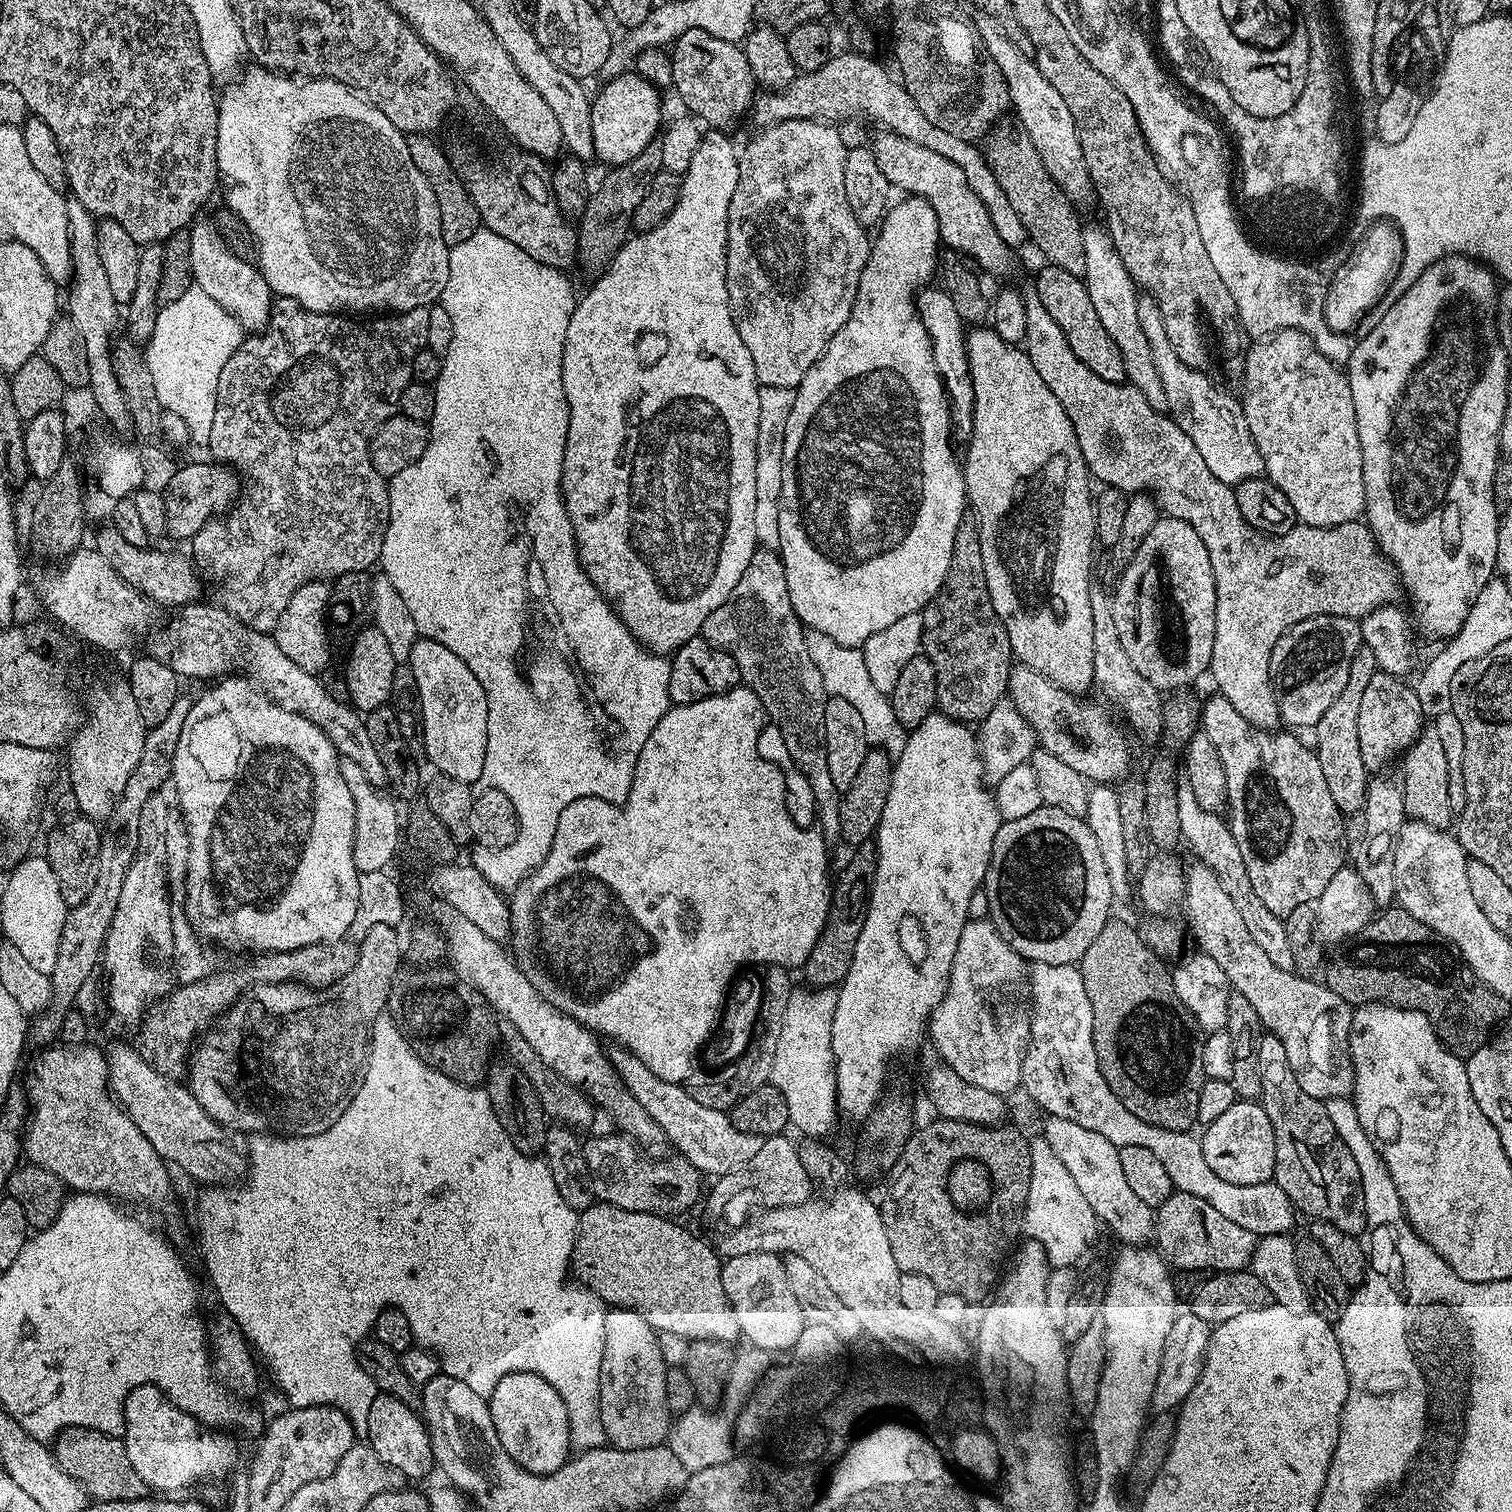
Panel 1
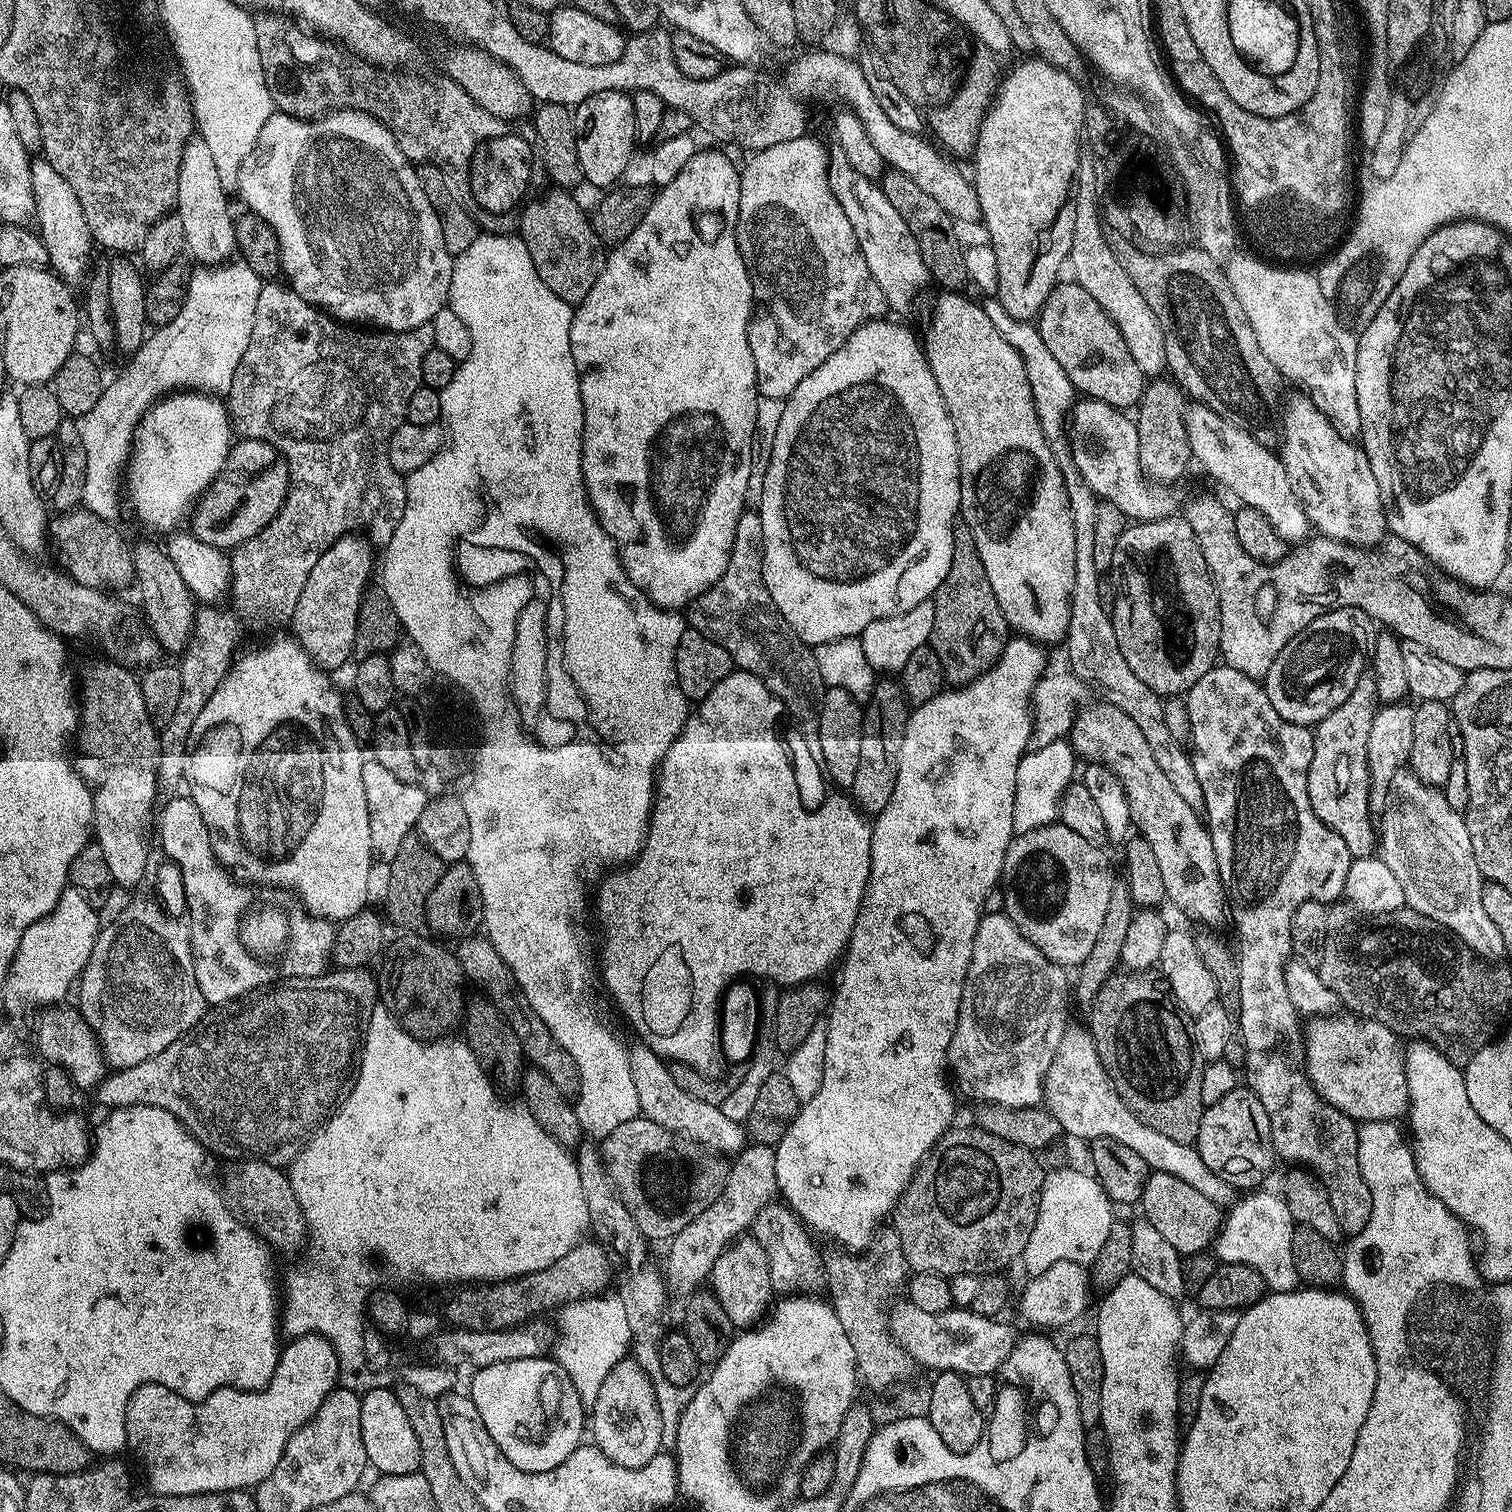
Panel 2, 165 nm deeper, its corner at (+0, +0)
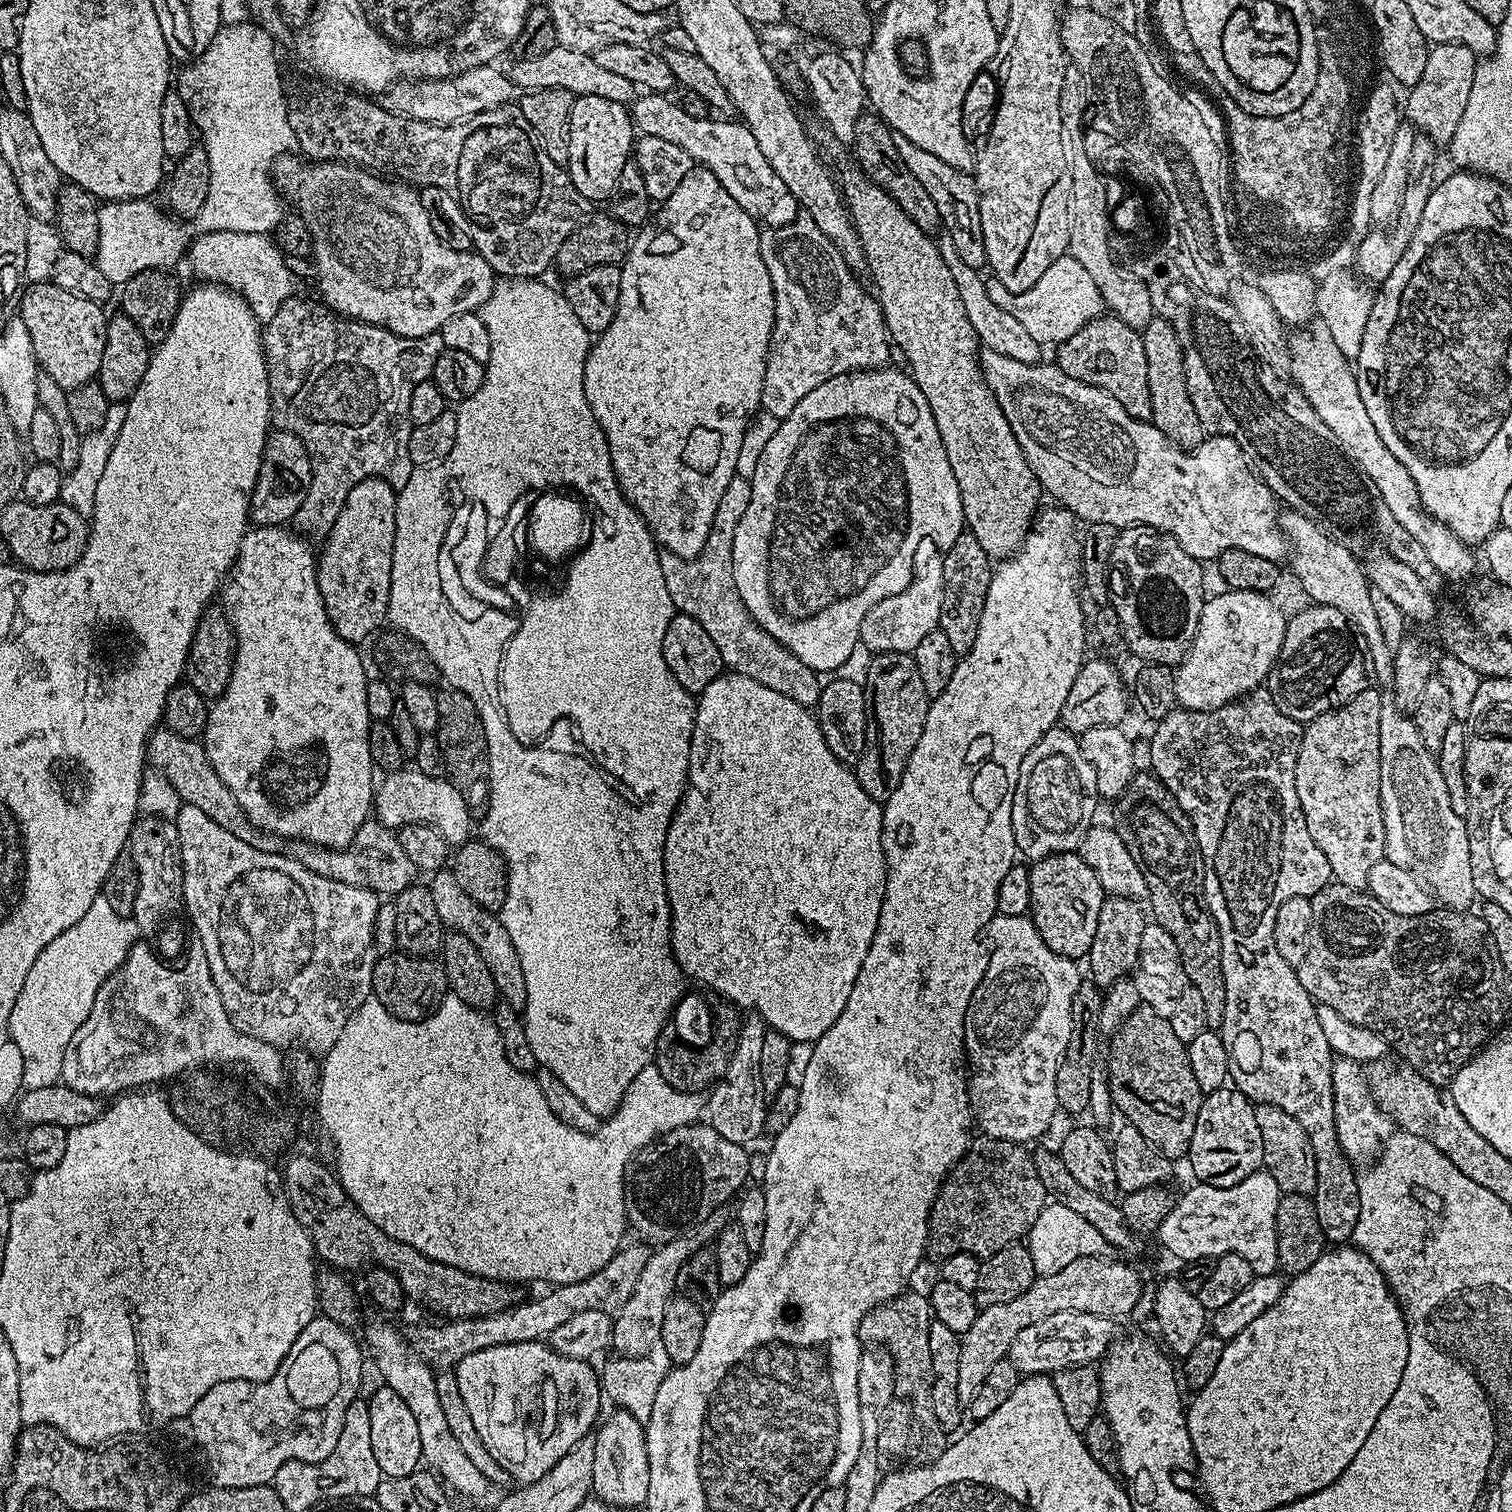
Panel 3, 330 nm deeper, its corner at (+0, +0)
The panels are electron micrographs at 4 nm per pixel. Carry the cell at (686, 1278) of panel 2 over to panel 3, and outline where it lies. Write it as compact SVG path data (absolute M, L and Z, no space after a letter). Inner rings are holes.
M727 1207L717 1208L695 1230L685 1232L684 1235L649 1251L646 1267L642 1269L642 1274L634 1286L634 1294L630 1294L630 1302L626 1302L626 1306L622 1306L619 1312L615 1313L612 1322L611 1351L613 1353L621 1357L647 1357L651 1353L648 1351L659 1345L662 1317L666 1315L666 1306L680 1284L682 1262L686 1262L686 1258L690 1258L690 1254L694 1254L699 1248L711 1245L716 1235L729 1227L730 1212L728 1211Z

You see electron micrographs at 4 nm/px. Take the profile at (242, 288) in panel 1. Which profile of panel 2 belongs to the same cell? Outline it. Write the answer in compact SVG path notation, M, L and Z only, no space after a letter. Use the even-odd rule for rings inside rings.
M198 134L189 136L184 143L182 160L178 170L178 194L174 210L182 218L184 243L187 251L192 251L191 259L204 266L217 263L216 248L235 249L236 226L233 213L228 213L228 198L224 194L226 186L218 178L218 166L210 155L210 146Z

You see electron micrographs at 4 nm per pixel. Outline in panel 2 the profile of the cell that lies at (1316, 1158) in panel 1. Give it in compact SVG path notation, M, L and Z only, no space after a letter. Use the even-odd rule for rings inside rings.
M1217 666L1211 668L1194 686L1186 693L1186 703L1188 706L1188 717L1190 718L1190 730L1188 736L1192 740L1190 744L1190 757L1196 781L1200 787L1200 799L1202 801L1202 812L1206 817L1206 827L1212 845L1214 846L1214 858L1218 862L1218 874L1224 884L1224 898L1227 911L1232 911L1232 928L1236 931L1236 944L1234 940L1234 951L1236 954L1236 965L1238 966L1238 994L1240 995L1240 1010L1238 1013L1238 1036L1239 1043L1244 1049L1244 1062L1242 1065L1242 1080L1252 1093L1262 1102L1262 1110L1266 1110L1266 1118L1270 1118L1270 1130L1272 1131L1272 1151L1277 1157L1284 1160L1292 1160L1297 1165L1303 1166L1313 1172L1316 1177L1326 1186L1326 1194L1330 1198L1330 1206L1334 1206L1334 1214L1338 1217L1338 1226L1345 1237L1357 1236L1362 1230L1366 1230L1366 1222L1370 1222L1372 1213L1372 1191L1370 1186L1366 1186L1366 1178L1362 1178L1360 1169L1360 1133L1357 1121L1350 1119L1346 1114L1339 1112L1330 1102L1322 1099L1316 1092L1312 1081L1308 1079L1308 1066L1305 1059L1306 1036L1300 1032L1302 1017L1297 1012L1294 1002L1290 1002L1290 993L1286 990L1286 966L1292 956L1290 946L1290 918L1294 918L1294 910L1302 906L1302 902L1307 900L1322 900L1325 902L1336 902L1344 896L1346 886L1346 874L1350 874L1350 866L1353 857L1346 850L1346 842L1338 838L1326 827L1314 814L1310 806L1308 797L1308 771L1310 770L1310 758L1314 758L1314 732L1311 727L1286 722L1274 706L1270 706L1270 698L1266 694L1263 683L1258 680L1251 680L1246 674L1227 666Z

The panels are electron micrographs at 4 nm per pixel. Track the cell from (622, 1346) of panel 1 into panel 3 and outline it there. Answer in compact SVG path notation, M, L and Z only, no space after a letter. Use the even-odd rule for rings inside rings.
M626 1411L613 1412L613 1416L604 1425L601 1423L594 1432L592 1492L595 1499L605 1500L607 1504L613 1504L622 1510L637 1509L644 1505L646 1494L650 1490L650 1462L646 1454L644 1425Z

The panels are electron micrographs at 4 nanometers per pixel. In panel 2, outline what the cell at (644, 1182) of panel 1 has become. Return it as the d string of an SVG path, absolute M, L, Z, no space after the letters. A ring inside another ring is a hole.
M642 1115L630 1122L622 1122L618 1130L603 1137L602 1151L612 1181L620 1191L620 1201L626 1206L626 1210L630 1210L630 1218L634 1218L638 1230L649 1242L671 1241L685 1226L690 1226L690 1222L694 1222L694 1218L698 1218L698 1214L702 1214L706 1206L720 1197L726 1186L730 1167L729 1161L721 1153L712 1151L688 1136L679 1136L676 1132L666 1130L658 1126L658 1122L650 1122Z

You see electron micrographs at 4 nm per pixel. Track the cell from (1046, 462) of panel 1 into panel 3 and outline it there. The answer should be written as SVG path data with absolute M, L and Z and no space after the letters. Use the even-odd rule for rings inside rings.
M858 166L851 167L841 170L838 187L864 251L866 272L872 275L876 283L874 296L884 315L884 327L891 343L900 347L912 380L920 387L922 394L926 394L926 402L930 402L942 446L946 446L946 458L950 458L950 470L954 470L954 478L958 478L958 494L962 498L967 531L978 538L989 560L1003 562L1016 555L1038 515L1042 497L1040 483L1022 454L1022 446L1018 446L1014 430L1010 430L1010 422L1006 422L1006 414L1002 414L996 395L988 387L986 373L980 367L982 345L962 307L953 275L940 253L939 243L929 233L914 226L914 222L906 218L890 194L874 184L863 170Z

